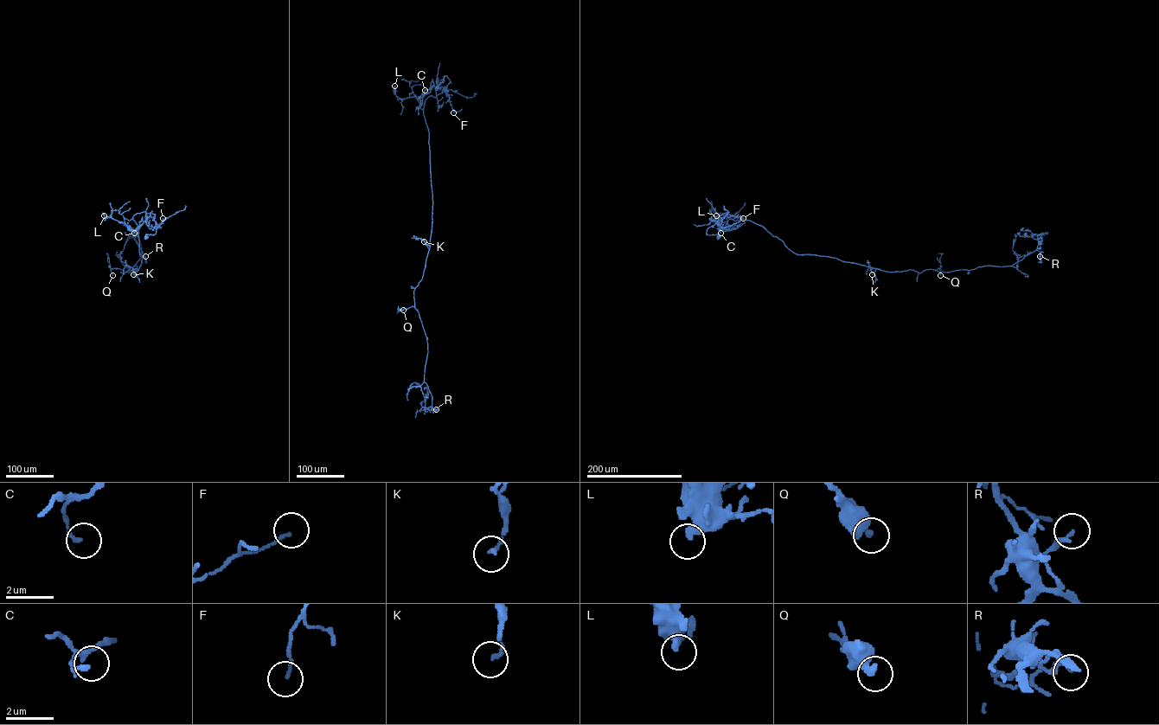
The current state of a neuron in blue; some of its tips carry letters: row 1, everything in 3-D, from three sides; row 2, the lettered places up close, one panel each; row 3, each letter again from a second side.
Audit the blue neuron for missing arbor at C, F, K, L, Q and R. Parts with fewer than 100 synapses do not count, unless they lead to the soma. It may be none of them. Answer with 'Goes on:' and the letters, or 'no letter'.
Goes on: no letter

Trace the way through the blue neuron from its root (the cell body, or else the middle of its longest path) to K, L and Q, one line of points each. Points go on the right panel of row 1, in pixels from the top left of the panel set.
K: (718, 237), (707, 234), (707, 229), (727, 211), (762, 226), (796, 253), (878, 268), (871, 269), (872, 274)
L: (718, 237), (706, 232), (720, 215), (727, 211), (740, 219), (726, 218), (727, 222), (729, 216), (716, 215)
Q: (718, 237), (707, 229), (727, 211), (762, 226), (797, 254), (888, 272), (939, 268), (940, 275)

